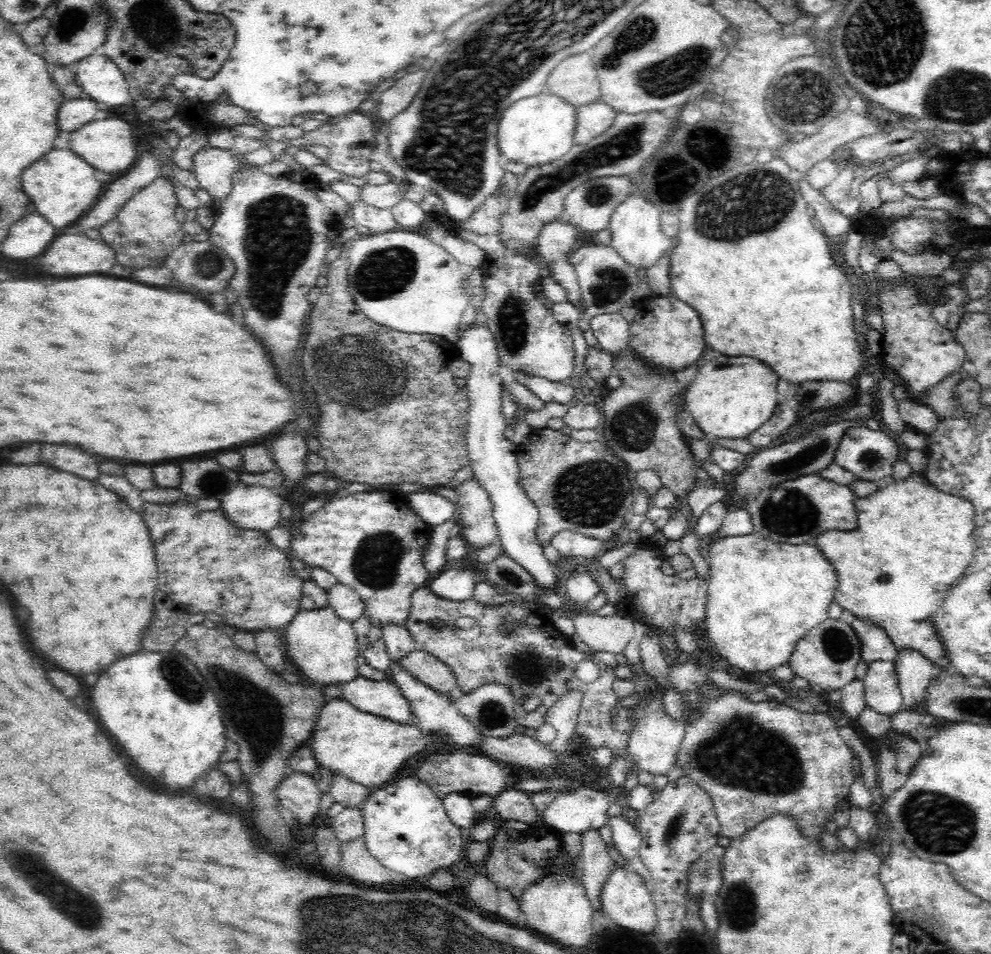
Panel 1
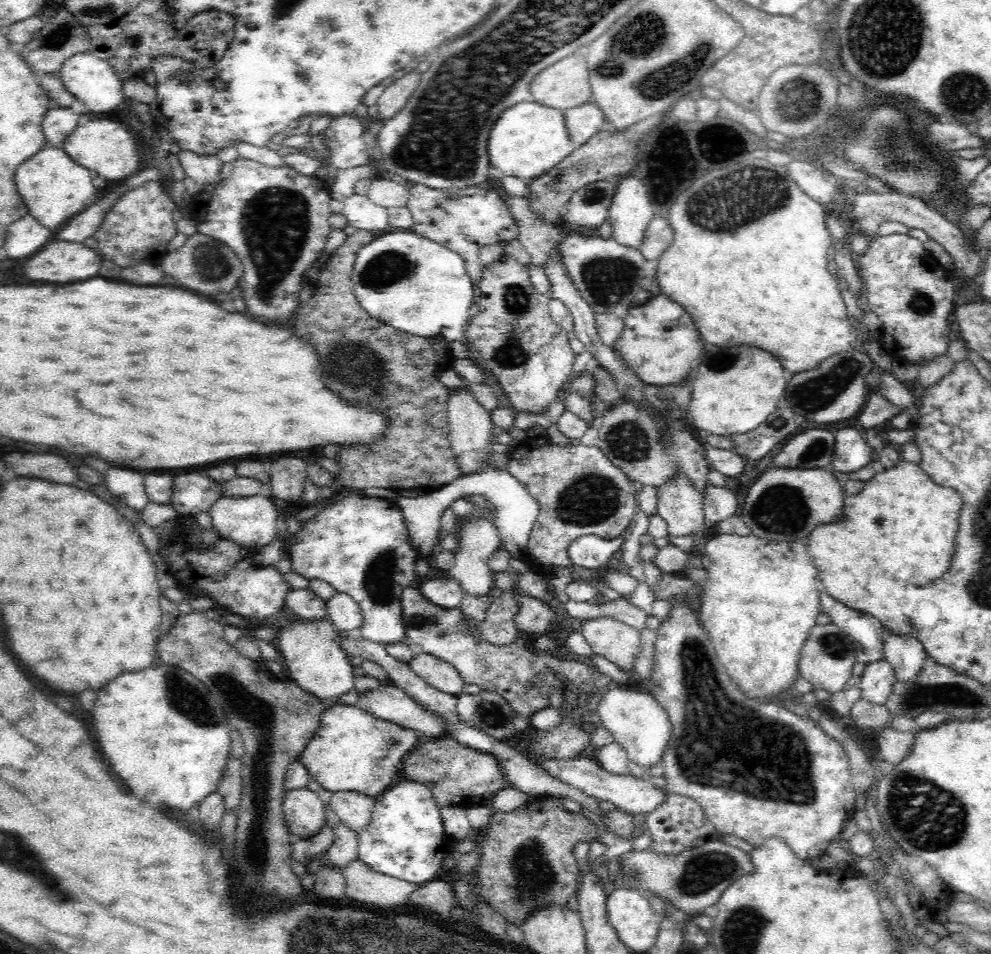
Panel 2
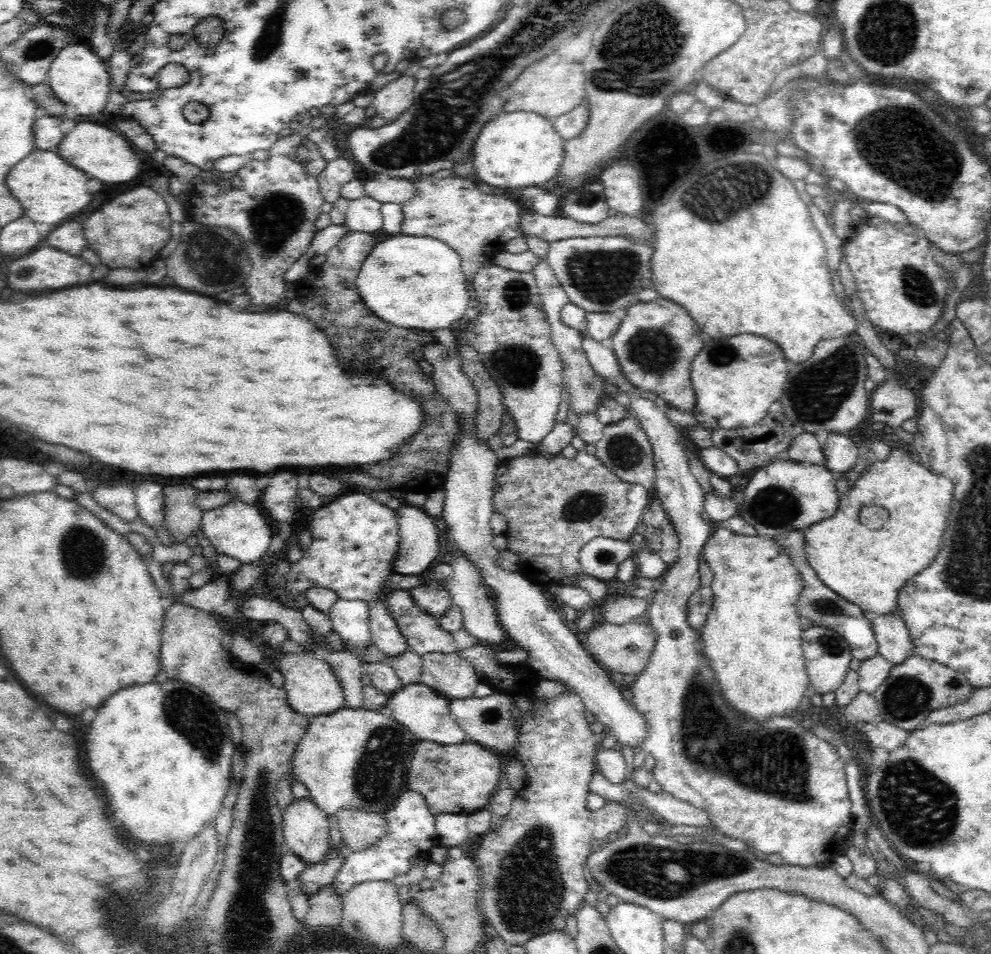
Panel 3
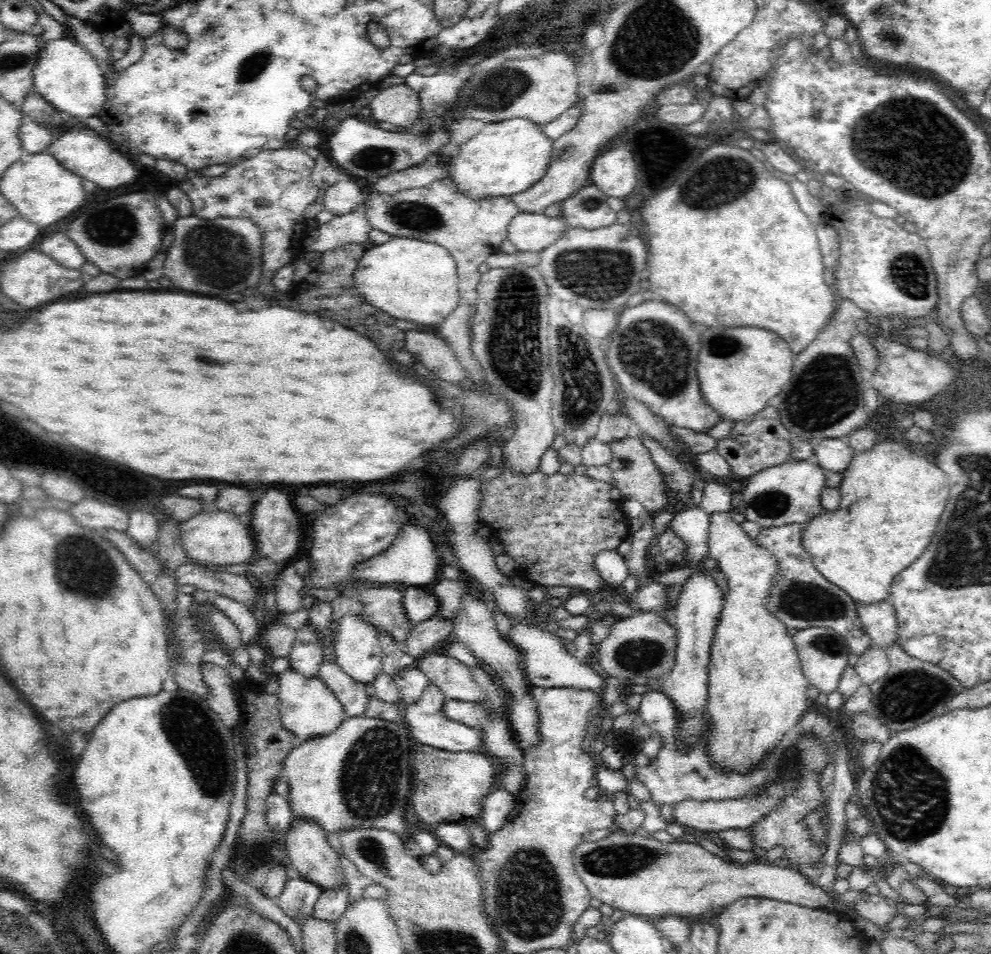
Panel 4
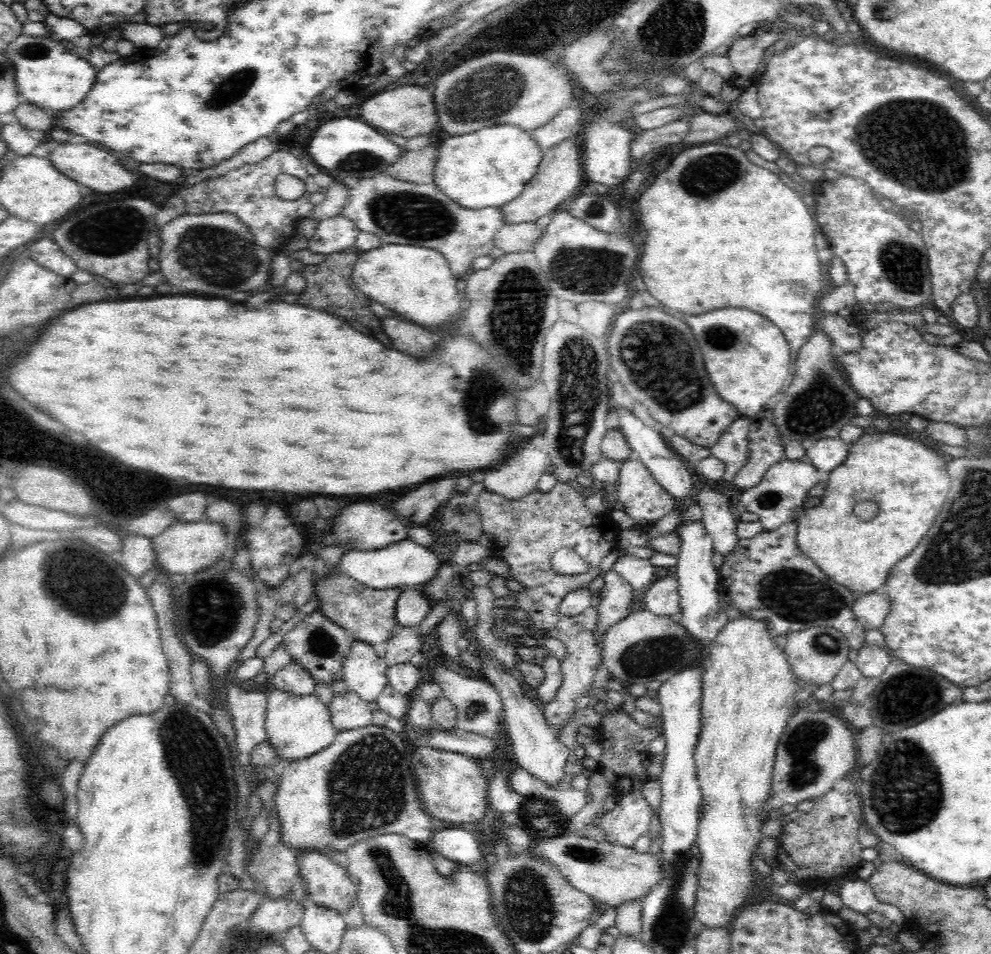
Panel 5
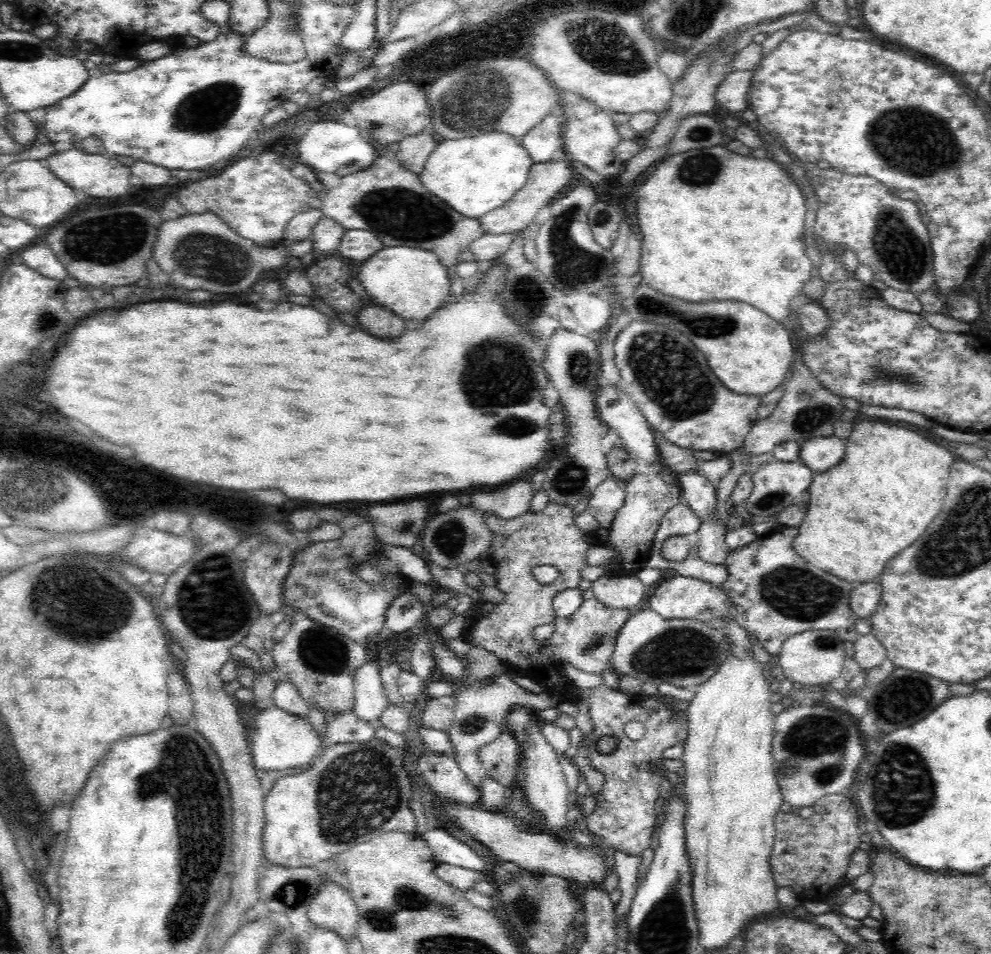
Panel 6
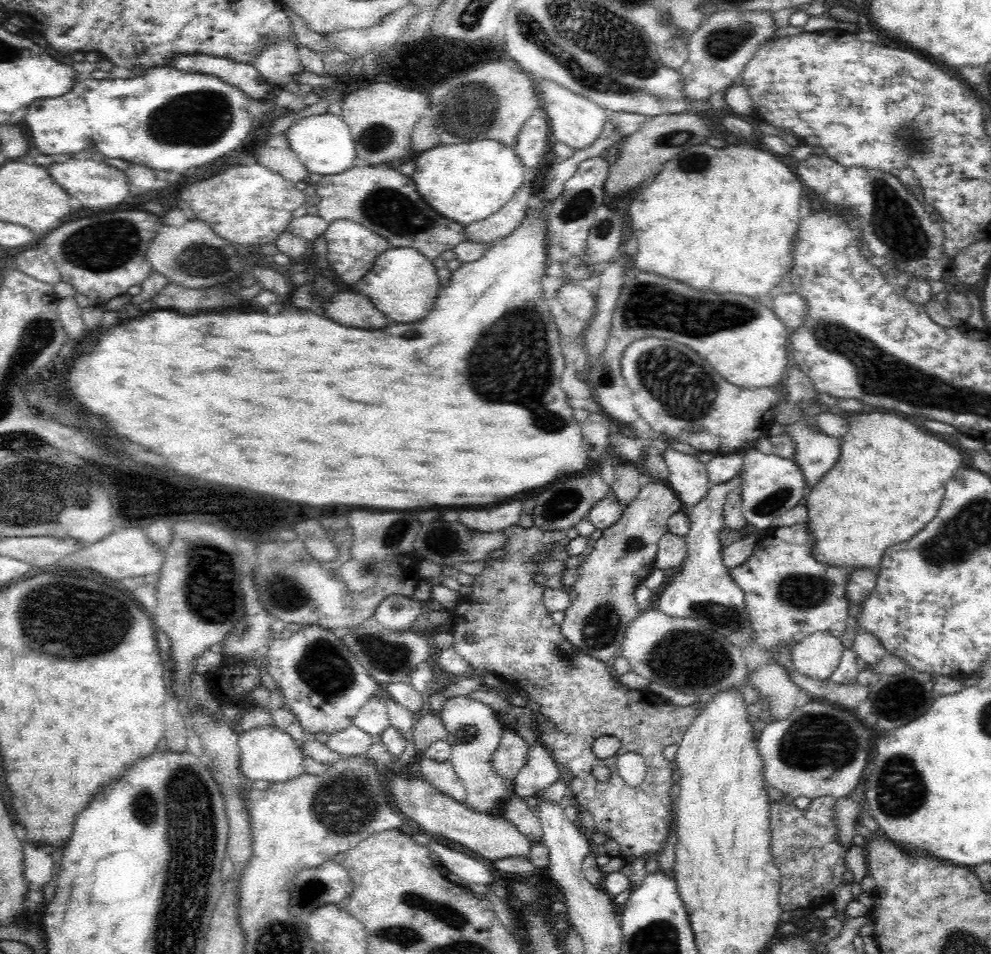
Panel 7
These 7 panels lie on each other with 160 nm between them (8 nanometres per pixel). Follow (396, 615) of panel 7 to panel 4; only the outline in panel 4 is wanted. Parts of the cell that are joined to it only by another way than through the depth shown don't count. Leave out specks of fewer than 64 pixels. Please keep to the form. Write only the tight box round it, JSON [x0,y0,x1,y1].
[403,586,440,626]

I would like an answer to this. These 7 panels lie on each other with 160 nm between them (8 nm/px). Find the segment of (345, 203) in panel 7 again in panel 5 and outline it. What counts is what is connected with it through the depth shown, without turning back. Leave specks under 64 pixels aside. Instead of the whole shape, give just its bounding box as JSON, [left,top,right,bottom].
[342,172,505,283]

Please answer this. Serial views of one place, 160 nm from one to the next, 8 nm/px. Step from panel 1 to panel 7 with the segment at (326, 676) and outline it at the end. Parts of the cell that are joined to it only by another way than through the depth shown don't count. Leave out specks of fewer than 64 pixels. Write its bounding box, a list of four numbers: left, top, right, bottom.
[238,724,304,783]

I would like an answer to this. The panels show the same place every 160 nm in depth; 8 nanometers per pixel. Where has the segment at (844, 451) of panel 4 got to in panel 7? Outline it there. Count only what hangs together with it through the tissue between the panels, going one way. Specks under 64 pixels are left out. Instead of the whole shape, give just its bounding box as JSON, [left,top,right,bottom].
[783,421,842,489]

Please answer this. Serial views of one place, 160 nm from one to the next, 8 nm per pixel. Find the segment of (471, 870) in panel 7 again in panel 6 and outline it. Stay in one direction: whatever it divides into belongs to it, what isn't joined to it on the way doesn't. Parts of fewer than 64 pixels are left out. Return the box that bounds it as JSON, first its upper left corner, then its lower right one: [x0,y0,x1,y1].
[420,827,484,872]

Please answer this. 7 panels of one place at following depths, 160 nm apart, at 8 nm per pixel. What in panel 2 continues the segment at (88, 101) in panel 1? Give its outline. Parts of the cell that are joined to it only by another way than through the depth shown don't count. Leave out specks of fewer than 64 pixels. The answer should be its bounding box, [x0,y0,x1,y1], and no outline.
[42,105,80,147]

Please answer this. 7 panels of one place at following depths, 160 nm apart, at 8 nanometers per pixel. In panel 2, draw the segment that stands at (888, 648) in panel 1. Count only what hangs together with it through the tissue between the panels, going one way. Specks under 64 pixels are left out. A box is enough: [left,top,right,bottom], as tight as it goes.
[821,589,885,663]

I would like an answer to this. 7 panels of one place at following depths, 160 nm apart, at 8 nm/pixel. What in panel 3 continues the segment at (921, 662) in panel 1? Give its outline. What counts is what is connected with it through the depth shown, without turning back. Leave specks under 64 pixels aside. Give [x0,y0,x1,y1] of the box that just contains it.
[872,614,915,666]

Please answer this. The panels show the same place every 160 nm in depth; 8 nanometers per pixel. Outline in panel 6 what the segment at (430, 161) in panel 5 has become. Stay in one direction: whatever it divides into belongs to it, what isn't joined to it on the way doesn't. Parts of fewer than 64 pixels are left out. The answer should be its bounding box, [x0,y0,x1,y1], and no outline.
[397,130,439,174]

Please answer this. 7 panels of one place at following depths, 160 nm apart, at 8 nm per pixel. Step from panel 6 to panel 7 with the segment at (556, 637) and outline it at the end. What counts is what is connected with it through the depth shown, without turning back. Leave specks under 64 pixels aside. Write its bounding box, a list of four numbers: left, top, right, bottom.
[560,478,684,661]

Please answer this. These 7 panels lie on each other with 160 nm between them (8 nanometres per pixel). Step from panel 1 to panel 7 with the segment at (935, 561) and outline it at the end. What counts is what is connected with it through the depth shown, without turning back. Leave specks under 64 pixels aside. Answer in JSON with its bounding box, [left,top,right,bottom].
[806,413,962,569]

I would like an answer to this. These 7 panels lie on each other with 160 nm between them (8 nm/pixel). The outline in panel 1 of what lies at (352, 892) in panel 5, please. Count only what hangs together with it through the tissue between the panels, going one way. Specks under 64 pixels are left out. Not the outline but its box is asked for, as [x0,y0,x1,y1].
[277,771,321,827]

